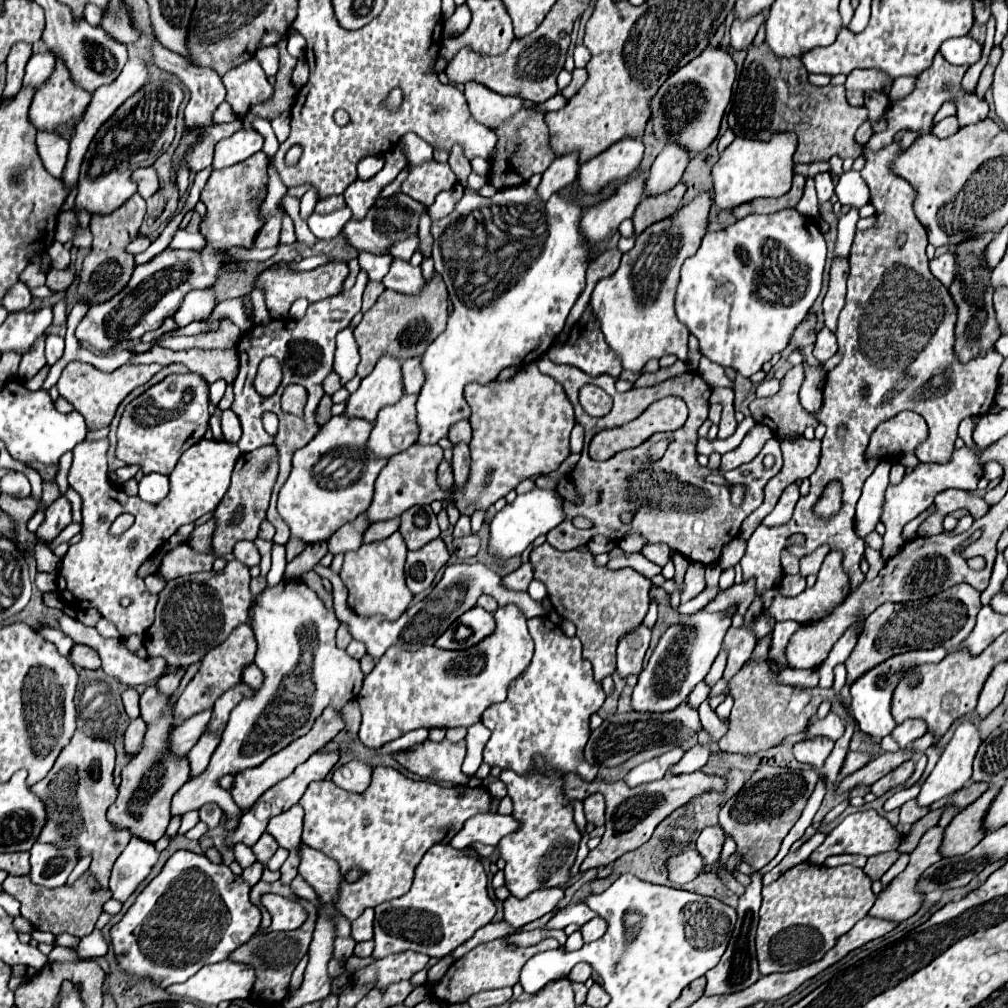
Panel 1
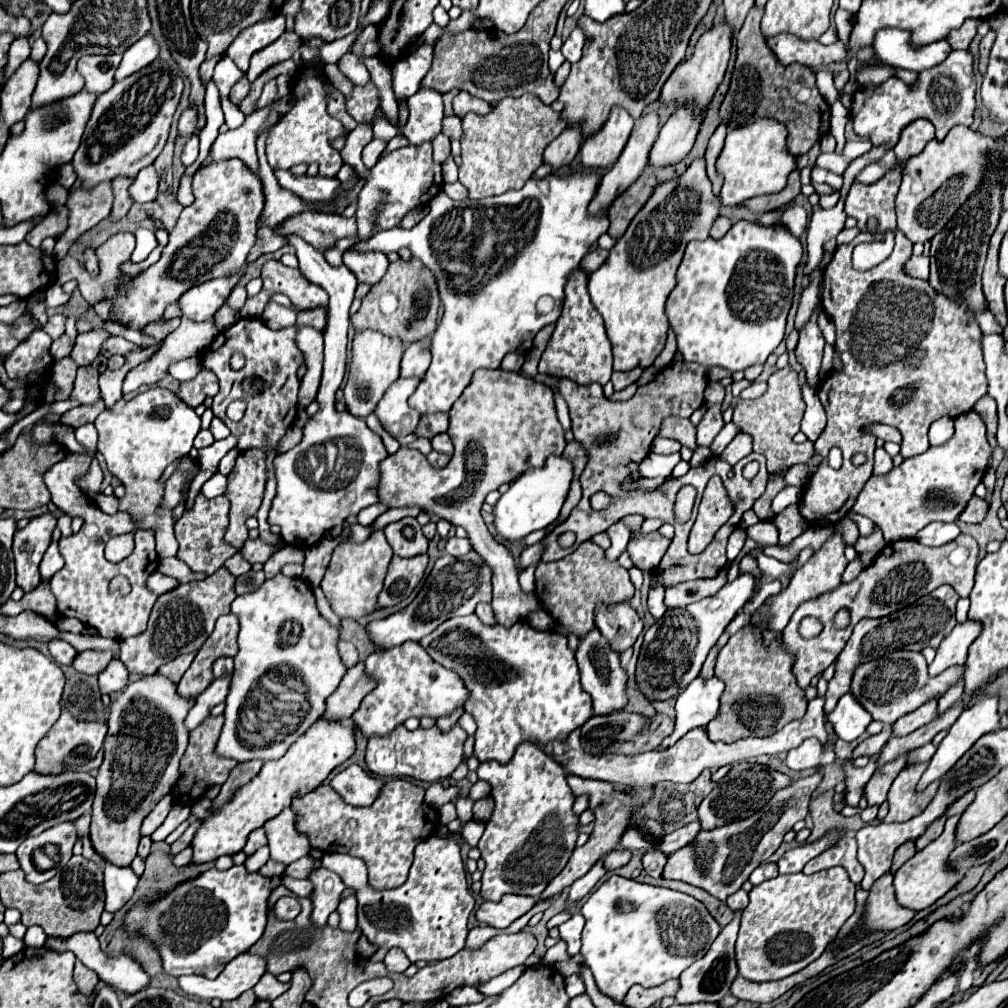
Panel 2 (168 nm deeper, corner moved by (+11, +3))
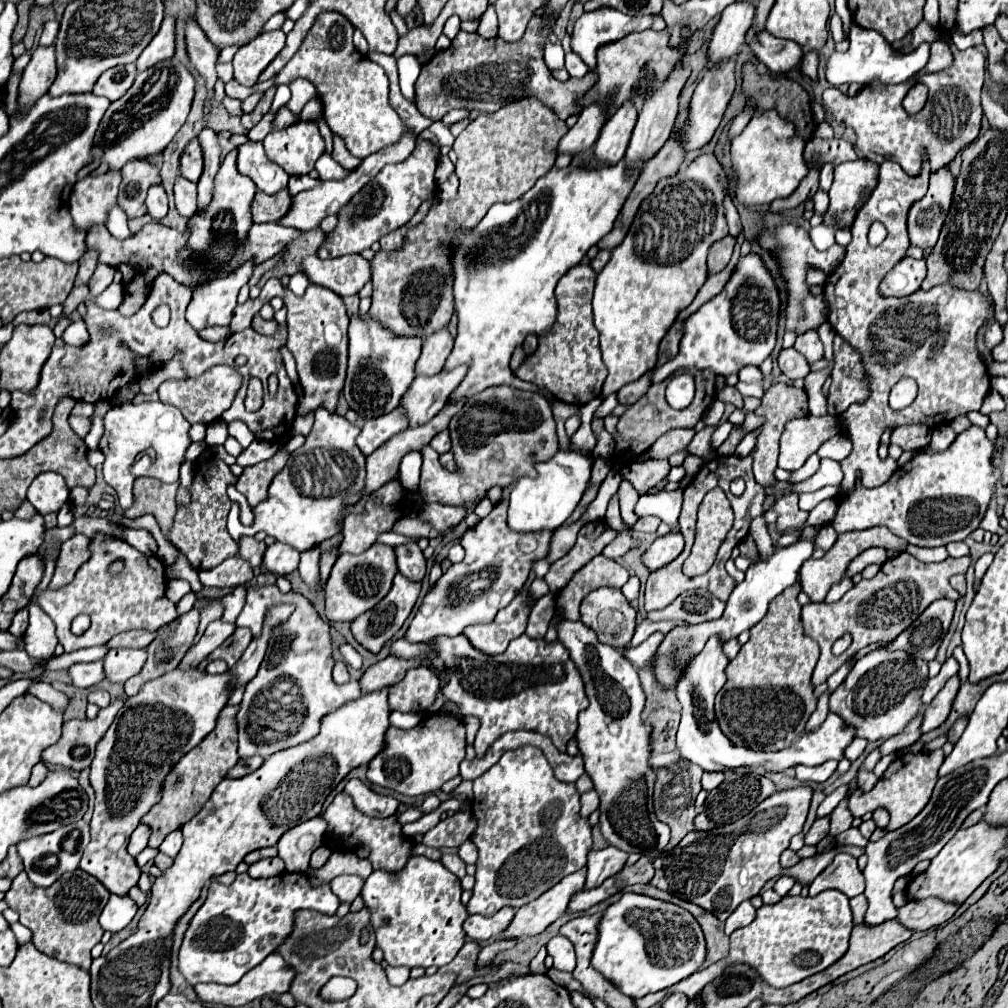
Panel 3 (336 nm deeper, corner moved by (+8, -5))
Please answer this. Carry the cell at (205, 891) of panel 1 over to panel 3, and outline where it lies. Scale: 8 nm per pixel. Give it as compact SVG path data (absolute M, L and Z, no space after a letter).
M284 872L282 876L272 876L272 878L260 878L254 880L248 874L238 874L238 878L230 884L224 886L220 882L212 882L208 888L208 898L204 906L196 912L192 918L182 950L180 950L180 972L190 984L200 984L200 982L216 982L216 984L236 984L248 970L258 966L268 954L276 952L276 948L292 934L294 928L294 914L302 908L312 908L322 914L334 914L340 906L340 900L336 894L330 890L328 884L312 886L308 874L302 872Z

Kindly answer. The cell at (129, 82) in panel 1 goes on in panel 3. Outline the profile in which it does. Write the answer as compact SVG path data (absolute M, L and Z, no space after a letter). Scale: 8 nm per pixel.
M164 16L164 22L158 30L158 34L152 38L152 42L144 48L144 52L138 58L138 72L144 72L146 68L154 66L160 60L172 58L176 44L174 44L174 36L176 36L176 18L174 16Z

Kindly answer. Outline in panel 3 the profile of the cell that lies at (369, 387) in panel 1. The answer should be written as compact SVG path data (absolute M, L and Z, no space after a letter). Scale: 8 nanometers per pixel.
M352 316L348 326L348 376L344 398L360 418L376 418L388 414L400 404L404 390L416 378L416 360L420 356L422 338L398 336L374 318Z

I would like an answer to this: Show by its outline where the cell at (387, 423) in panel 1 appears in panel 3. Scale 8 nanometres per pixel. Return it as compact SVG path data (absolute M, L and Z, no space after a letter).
M458 366L454 370L442 370L434 376L418 376L402 398L402 406L408 412L410 426L420 426L436 416L438 410L450 400L450 394L460 386L468 366Z

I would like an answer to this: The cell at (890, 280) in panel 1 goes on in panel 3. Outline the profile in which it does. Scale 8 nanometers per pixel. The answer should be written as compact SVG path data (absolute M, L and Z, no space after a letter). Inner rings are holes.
M882 162L878 186L868 202L858 210L850 228L852 242L846 246L846 256L826 280L824 298L830 310L828 322L860 352L870 376L870 398L864 404L852 404L844 414L840 414L842 430L854 444L850 456L842 460L844 492L854 490L858 478L864 488L881 486L896 471L896 460L890 456L882 460L878 456L880 434L888 424L926 424L930 428L948 426L956 416L980 410L986 394L990 392L986 364L976 350L976 330L994 316L990 294L980 294L980 290L968 292L948 284L944 284L944 292L922 292L906 298L882 298L878 294L878 282L886 276L890 266L904 258L906 248L910 246L906 216L912 204L918 202L926 190L928 162L924 162L922 174L916 178L904 174L896 162ZM876 220L886 226L888 236L878 248L872 248L868 244L868 228ZM878 320L886 320L886 324L876 326ZM902 376L916 380L918 396L908 408L892 410L888 406L888 394Z

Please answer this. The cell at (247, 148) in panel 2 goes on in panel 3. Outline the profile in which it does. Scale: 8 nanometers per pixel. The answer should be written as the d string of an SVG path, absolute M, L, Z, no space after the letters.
M246 262L228 278L218 278L208 282L208 286L200 286L200 290L192 292L192 300L186 308L186 320L194 330L202 330L208 326L228 326L232 318L232 310L236 306L236 296L240 288L252 276L254 264Z

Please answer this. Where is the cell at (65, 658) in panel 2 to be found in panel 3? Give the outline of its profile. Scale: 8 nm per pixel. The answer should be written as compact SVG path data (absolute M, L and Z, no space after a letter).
M96 660L90 664L74 664L68 668L68 674L72 678L72 684L78 688L90 688L94 684L100 684L104 676L104 660Z

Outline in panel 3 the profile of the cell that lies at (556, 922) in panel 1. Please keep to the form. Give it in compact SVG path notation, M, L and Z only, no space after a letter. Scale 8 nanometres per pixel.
M608 846L604 850L592 850L587 861L586 888L600 886L600 882L622 870L626 860L628 852L622 852L614 846Z

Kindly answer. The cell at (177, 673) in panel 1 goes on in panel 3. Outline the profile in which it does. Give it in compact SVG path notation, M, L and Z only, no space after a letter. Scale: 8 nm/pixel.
M214 620L208 624L202 640L188 650L188 654L184 656L184 660L180 662L182 668L188 668L188 666L196 666L200 664L208 654L212 654L226 638L230 638L230 634L236 630L236 624L228 624L228 622L220 622L220 620Z

